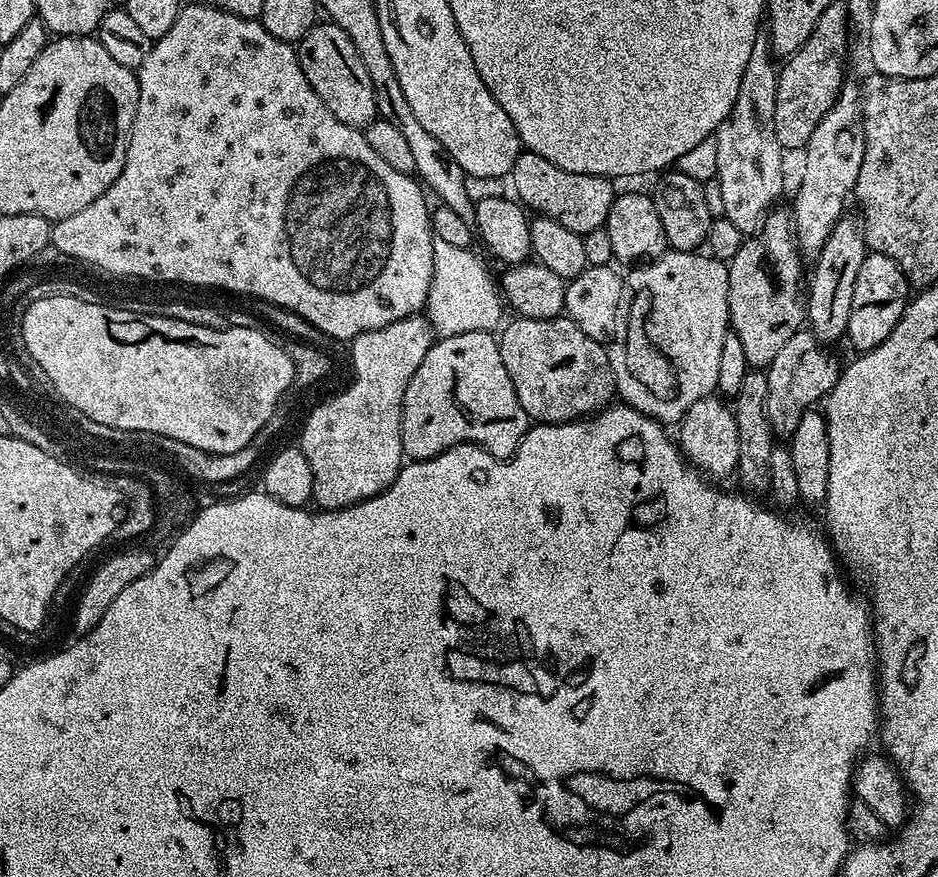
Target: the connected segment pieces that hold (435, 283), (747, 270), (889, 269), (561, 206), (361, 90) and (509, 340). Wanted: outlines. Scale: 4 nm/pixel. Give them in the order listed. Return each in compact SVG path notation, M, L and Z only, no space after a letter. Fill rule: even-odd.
M438 238L433 239L432 245L434 274L424 308L433 333L444 339L458 334L495 331L503 321L504 304L495 281L488 276L475 251L449 246Z
M777 207L768 213L764 225L751 233L738 250L727 261L728 265L728 323L730 330L742 342L749 369L764 370L777 357L778 350L786 340L801 331L806 320L806 300L802 295L800 260L802 253L796 246L796 233L792 231L792 213L787 207Z
M869 251L854 281L854 306L850 310L847 343L852 343L857 353L874 350L886 342L886 338L890 338L909 303L910 285L894 258L886 258L886 254L881 252Z
M527 150L521 151L510 173L511 191L516 191L515 199L525 209L559 222L566 226L566 230L581 234L607 225L614 199L612 184L613 181L606 176L570 174L554 166L554 162L546 162L546 158Z
M317 22L298 42L296 57L302 66L302 74L306 74L306 82L314 86L314 94L326 102L326 110L330 110L338 122L363 130L378 116L370 73L346 30L336 23L325 23Z
M564 314L545 320L512 318L508 322L498 332L502 366L506 366L510 382L514 382L514 394L518 394L518 402L522 410L526 410L529 421L536 424L564 424L568 420L587 418L613 403L616 379L608 361L608 348L601 341L582 334L575 322Z

